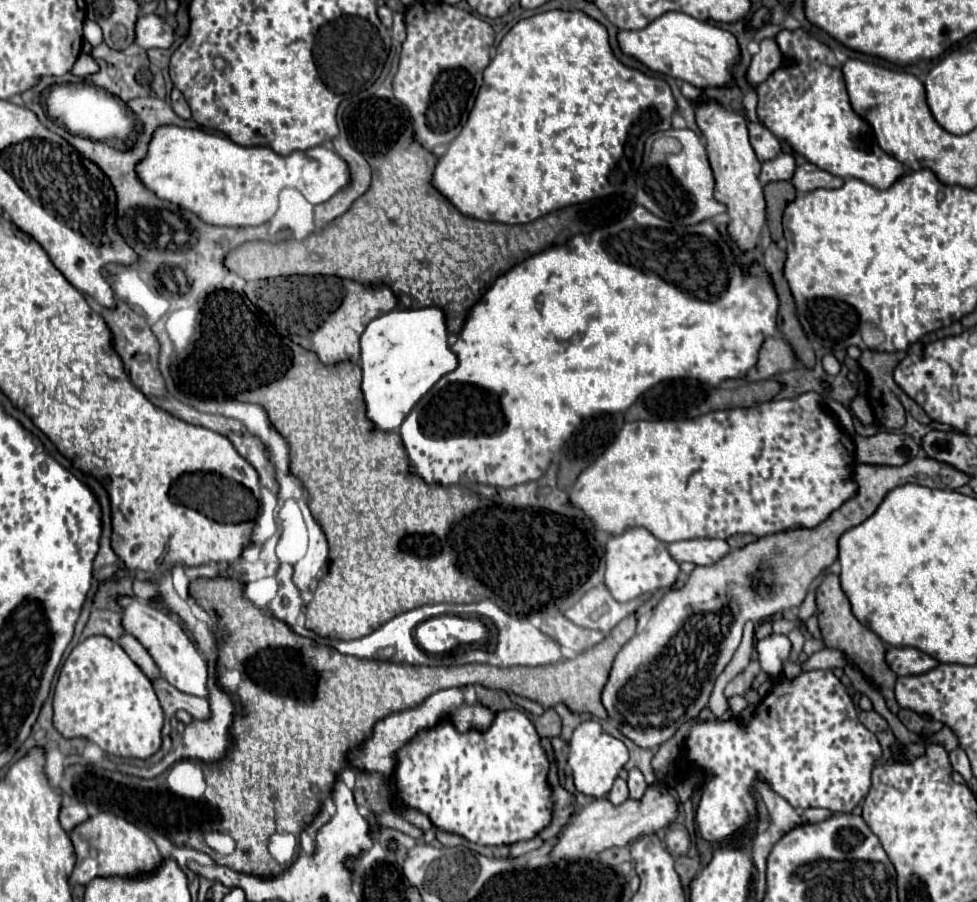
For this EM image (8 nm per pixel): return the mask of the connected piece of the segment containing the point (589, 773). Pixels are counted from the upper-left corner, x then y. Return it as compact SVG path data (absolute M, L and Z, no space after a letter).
M588 719L574 729L574 735L570 739L568 765L574 775L574 785L580 793L596 797L596 799L606 797L608 791L612 789L612 783L618 777L620 769L626 765L626 761L628 761L628 749L624 745L624 741L608 735L598 721Z

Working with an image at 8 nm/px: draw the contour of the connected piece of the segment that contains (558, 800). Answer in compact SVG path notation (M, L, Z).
M552 785L552 801L554 801L554 817L552 823L542 831L542 839L554 839L564 825L568 825L570 817L576 813L576 797L568 793L560 785Z

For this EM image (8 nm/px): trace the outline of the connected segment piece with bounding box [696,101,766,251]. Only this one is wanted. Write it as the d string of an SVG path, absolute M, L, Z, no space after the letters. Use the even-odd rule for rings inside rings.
M708 101L700 107L696 107L696 121L706 137L706 147L708 147L708 161L714 171L716 187L714 187L714 197L724 203L728 209L728 235L734 239L734 243L742 249L754 249L760 239L762 239L762 229L766 223L766 203L762 195L762 185L758 181L760 173L760 161L756 159L756 153L748 141L748 129L746 129L746 119L740 117L738 113L726 111L720 103Z

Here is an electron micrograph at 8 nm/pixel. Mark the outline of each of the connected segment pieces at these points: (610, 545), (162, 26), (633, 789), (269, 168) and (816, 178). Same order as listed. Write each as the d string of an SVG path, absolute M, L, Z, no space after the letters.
M642 527L626 529L620 535L608 537L606 545L606 577L604 583L616 601L630 601L642 593L654 593L662 587L672 587L678 575L678 563L668 555L666 543L658 541Z
M140 15L136 21L136 39L134 43L142 49L152 47L170 47L174 41L174 29L156 15Z
M630 769L628 771L628 789L630 789L630 797L632 799L640 799L646 791L646 781L644 781L644 775L640 769Z
M160 125L152 133L148 151L144 159L136 163L134 171L140 183L144 183L144 187L150 189L156 197L192 211L208 225L220 225L220 227L248 227L268 223L278 209L278 193L284 187L298 189L306 197L306 201L318 205L328 201L340 187L344 187L350 181L348 165L334 151L324 147L294 151L284 157L274 153L270 147L244 147L228 137L206 133L204 129L188 129L176 125Z
M804 163L804 165L798 165L794 175L792 175L792 185L796 187L796 193L808 193L808 191L814 191L818 187L824 187L824 189L836 189L840 187L844 181L840 177L834 177L826 171L820 171L818 167L814 167L812 163Z

